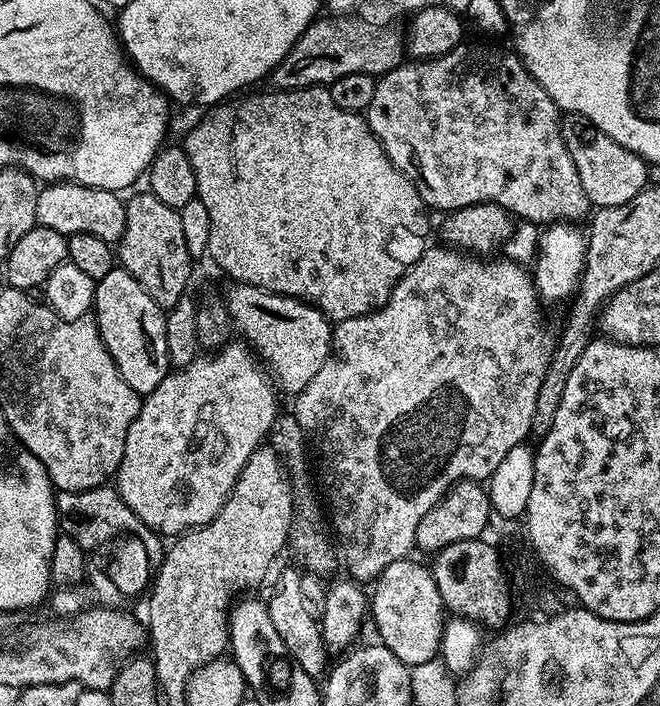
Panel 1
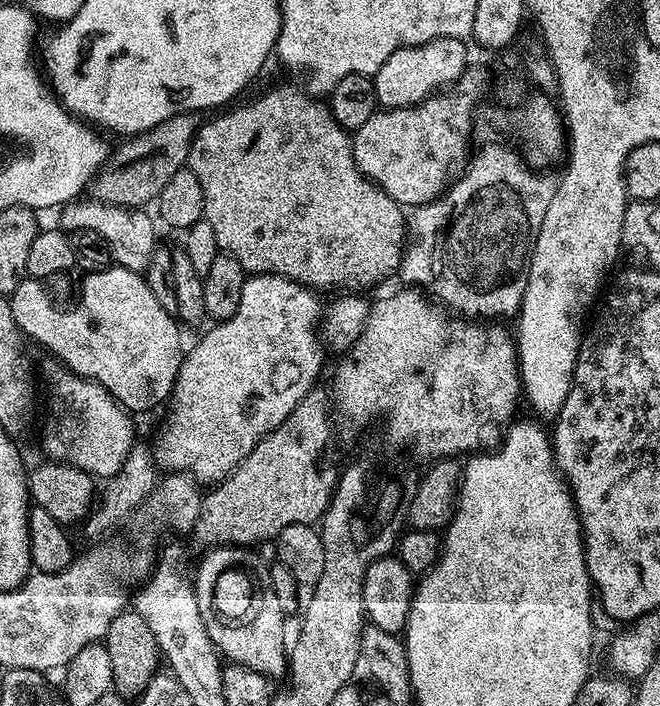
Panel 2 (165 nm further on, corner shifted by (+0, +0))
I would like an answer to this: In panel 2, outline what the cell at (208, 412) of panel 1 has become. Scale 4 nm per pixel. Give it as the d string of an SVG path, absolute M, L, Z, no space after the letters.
M268 272L252 274L245 279L242 286L242 302L236 313L230 319L212 326L216 328L210 329L193 348L189 347L184 361L180 363L176 385L172 387L170 397L170 405L172 404L173 408L172 417L169 418L168 425L165 426L156 448L154 447L154 459L161 469L168 468L164 470L169 473L187 472L201 485L215 486L221 480L225 480L240 465L242 458L246 458L246 454L250 454L250 450L254 450L254 446L258 446L258 442L263 436L269 436L275 428L282 426L282 422L286 422L286 418L290 418L290 410L294 410L294 406L298 406L298 402L302 402L304 395L317 387L319 380L316 379L320 376L320 367L324 364L324 356L326 357L321 337L318 335L318 325L322 320L322 308L320 312L320 300L316 296L319 295L313 289L288 280L284 276L271 276Z

